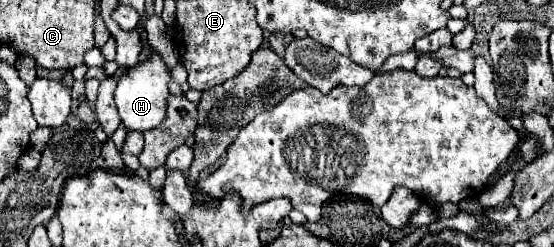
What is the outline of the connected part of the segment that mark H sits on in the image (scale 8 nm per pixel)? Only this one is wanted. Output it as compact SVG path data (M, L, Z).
M153 51L151 59L145 63L139 63L139 67L127 71L119 79L119 85L115 89L115 103L119 109L121 123L125 125L127 131L139 131L145 133L153 127L159 127L161 121L165 119L165 109L167 109L167 85L171 83L171 71L163 63L163 59Z

